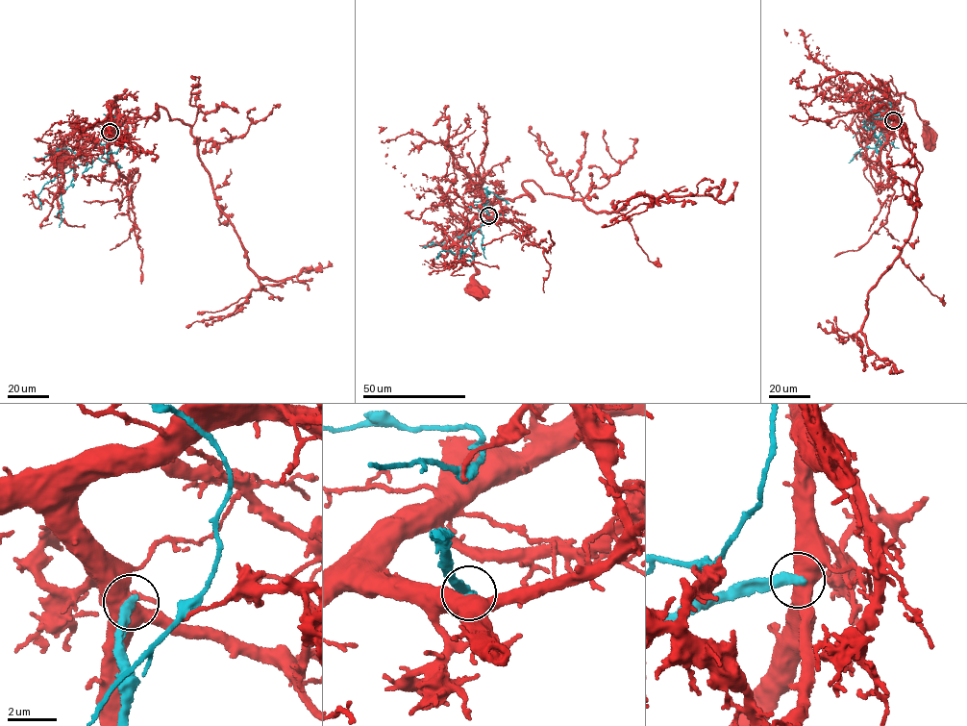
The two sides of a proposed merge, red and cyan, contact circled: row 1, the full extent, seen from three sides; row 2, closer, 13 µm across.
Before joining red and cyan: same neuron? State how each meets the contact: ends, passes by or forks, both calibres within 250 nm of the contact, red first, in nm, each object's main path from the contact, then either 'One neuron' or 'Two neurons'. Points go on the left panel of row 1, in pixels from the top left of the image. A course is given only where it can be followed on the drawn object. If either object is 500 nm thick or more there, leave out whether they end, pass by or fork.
Thickness 550 nm (red) against 400 nm. Course of red: (110, 132), (101, 124), (77, 128), (77, 116), (68, 124), (74, 134), (57, 156). Course of cyan: (110, 132), (108, 159), (95, 159), (73, 168), (73, 178), (61, 196), (63, 207), (59, 227). Two neurons

